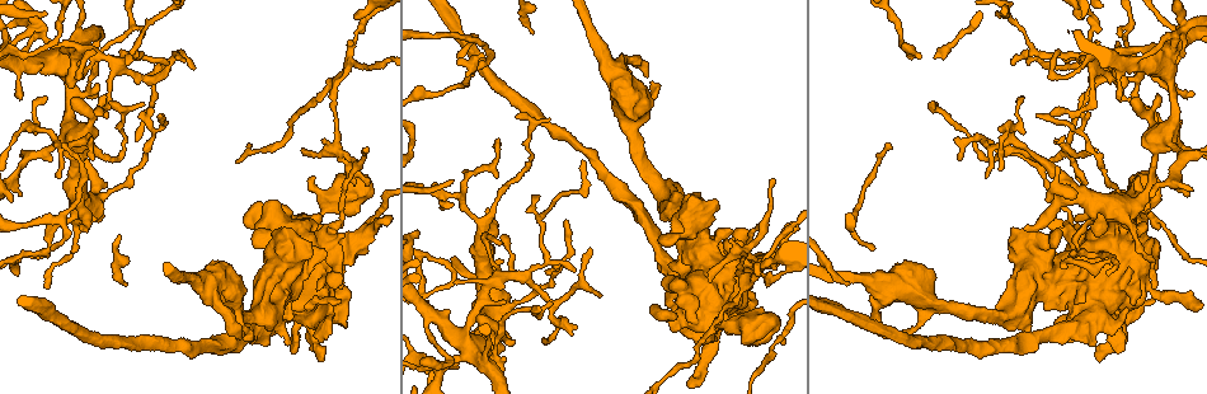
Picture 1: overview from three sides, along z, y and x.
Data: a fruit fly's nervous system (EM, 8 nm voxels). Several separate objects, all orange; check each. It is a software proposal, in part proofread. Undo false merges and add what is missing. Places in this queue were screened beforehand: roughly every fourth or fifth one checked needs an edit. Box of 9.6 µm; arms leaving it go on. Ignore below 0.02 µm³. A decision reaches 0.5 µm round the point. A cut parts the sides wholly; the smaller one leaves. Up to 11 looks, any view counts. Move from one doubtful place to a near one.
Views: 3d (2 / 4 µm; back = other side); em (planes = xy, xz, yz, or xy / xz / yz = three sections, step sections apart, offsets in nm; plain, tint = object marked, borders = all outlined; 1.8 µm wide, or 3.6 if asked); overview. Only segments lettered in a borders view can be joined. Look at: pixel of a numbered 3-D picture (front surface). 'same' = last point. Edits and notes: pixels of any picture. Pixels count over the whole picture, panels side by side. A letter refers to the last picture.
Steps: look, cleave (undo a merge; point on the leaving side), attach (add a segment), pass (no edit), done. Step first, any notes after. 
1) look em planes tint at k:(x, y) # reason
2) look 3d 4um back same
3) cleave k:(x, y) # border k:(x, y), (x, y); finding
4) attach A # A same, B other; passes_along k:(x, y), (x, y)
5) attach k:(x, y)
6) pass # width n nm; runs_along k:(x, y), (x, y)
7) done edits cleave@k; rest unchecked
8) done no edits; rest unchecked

look em planes borders at 1:(775, 267) # tapers out

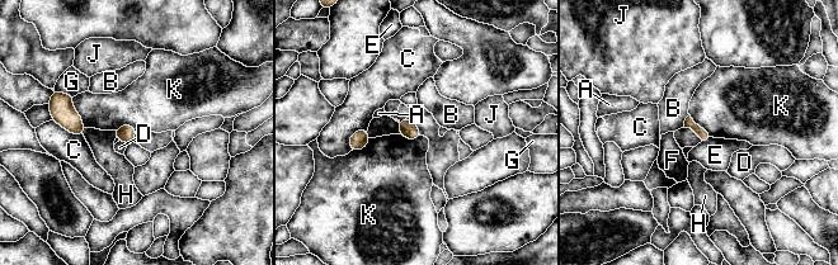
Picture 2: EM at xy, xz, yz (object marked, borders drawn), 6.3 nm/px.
pass # A other, B other, C other, D other, E other, F other, G other, H other, J other, K other; no lettered segment goes on from it

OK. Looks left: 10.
look em 3.6um planes borders at 1:(317, 227) # closes a loop

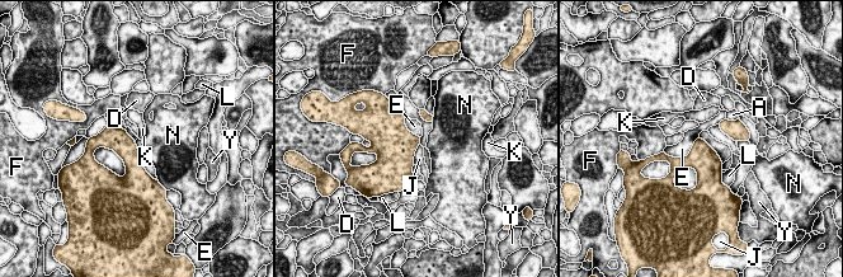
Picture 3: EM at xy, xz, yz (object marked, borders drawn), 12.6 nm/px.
pass # width 300 nm; A other, D other, E other, F other, J other, K other, L other, N other, Y other; runs_along 3:(95, 141), (113, 141), (145, 175); all the same neuron

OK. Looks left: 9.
look em planes borders at 1:(22, 195) # free end

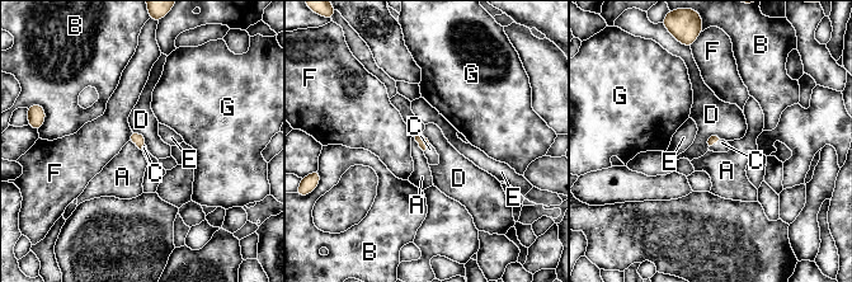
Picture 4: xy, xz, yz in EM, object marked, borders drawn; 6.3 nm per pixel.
attach C # A other, B other, C same, D other, E other, F other, G other; passes_along 4:(418, 136), (427, 146), (431, 154); it goes on there

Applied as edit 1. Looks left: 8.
look overview

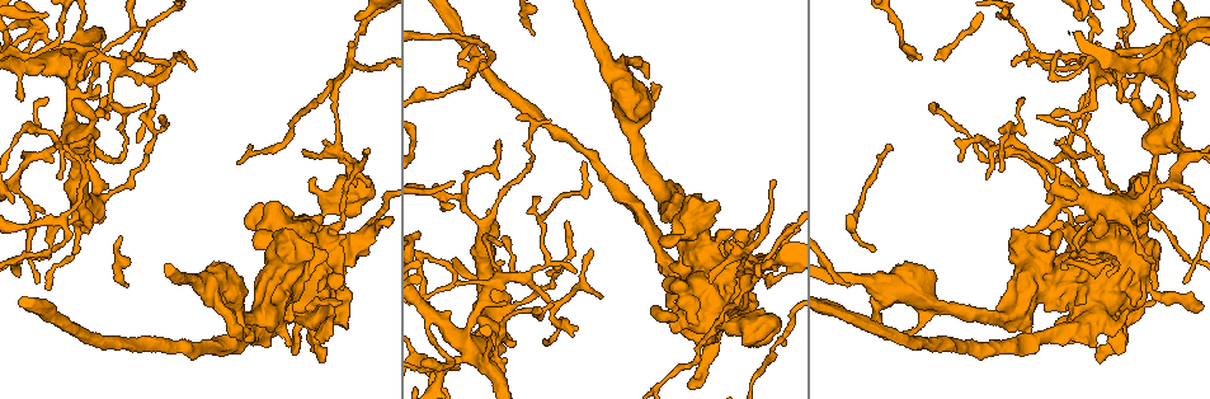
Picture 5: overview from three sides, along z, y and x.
look em yz step 16 borders at 5:(246, 339) # free end

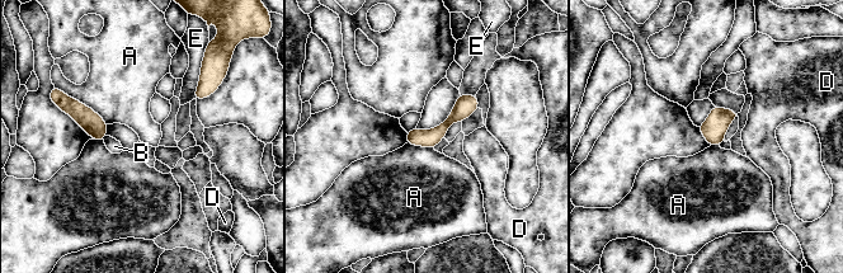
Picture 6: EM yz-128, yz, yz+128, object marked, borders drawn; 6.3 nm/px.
look em planes borders same # another direction

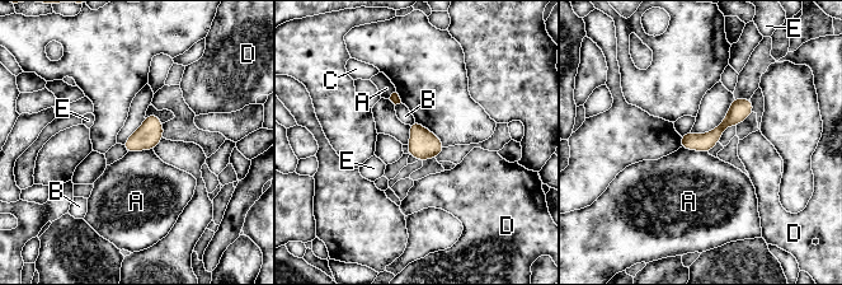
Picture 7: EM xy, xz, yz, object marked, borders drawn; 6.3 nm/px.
pass # A other, B other, C other, D other, E other; runs_along 7:(748, 102), (709, 140), (683, 144); none of them fits

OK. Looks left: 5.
done edits attach@4; rest unchecked

